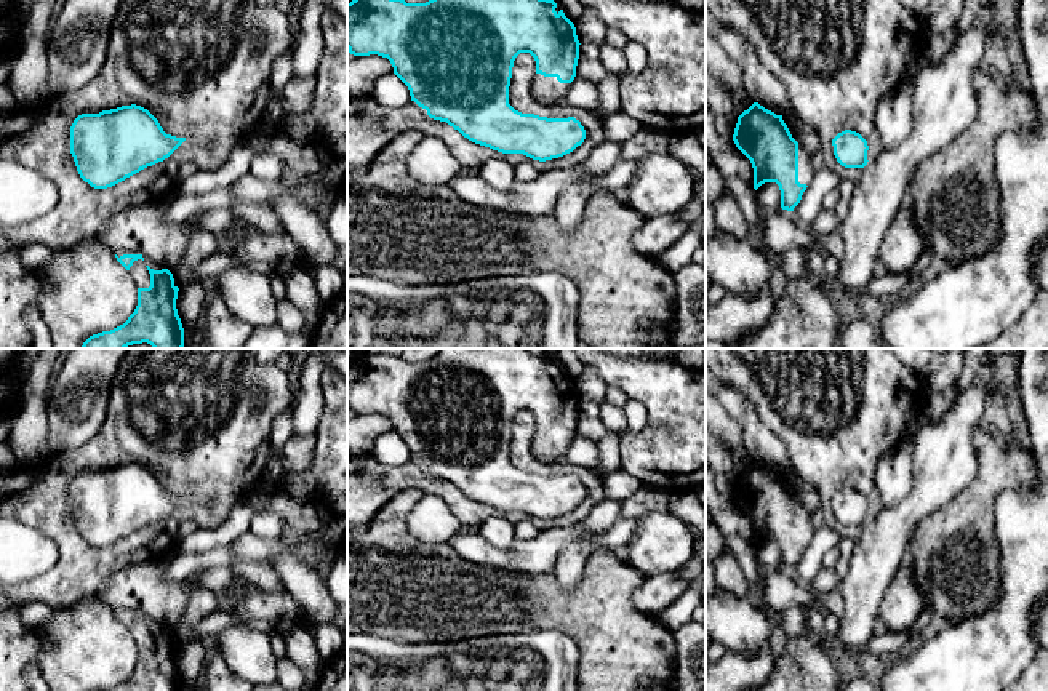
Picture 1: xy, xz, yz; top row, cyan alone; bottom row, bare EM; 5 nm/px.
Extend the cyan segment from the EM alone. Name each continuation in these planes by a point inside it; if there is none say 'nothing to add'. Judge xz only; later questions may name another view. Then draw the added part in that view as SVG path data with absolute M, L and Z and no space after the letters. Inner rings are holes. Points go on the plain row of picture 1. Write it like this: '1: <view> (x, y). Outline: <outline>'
1: xz (546, 448). Outline: M536 432L531 456L542 462L552 462L557 456L565 456L568 446L570 441L560 441L557 435Z

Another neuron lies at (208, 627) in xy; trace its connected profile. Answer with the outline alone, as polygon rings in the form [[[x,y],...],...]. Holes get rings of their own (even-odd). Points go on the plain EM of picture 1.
[[[221,606],[218,611],[213,614],[203,617],[194,629],[190,635],[178,635],[173,633],[174,637],[174,645],[184,645],[192,640],[206,640],[211,643],[211,640],[222,632],[224,629],[230,625],[238,625],[238,617],[227,608]]]

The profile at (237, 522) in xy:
[[[246,499],[240,501],[216,528],[197,529],[189,536],[178,537],[174,550],[178,553],[200,553],[219,545],[226,545],[250,529],[254,509]]]

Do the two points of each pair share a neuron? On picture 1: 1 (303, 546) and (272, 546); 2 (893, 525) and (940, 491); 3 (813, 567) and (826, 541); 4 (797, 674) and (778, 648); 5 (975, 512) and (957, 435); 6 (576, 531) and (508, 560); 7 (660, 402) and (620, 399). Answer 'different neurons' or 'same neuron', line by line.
1: same neuron
2: same neuron
3: same neuron
4: different neurons
5: different neurons
6: same neuron
7: different neurons

